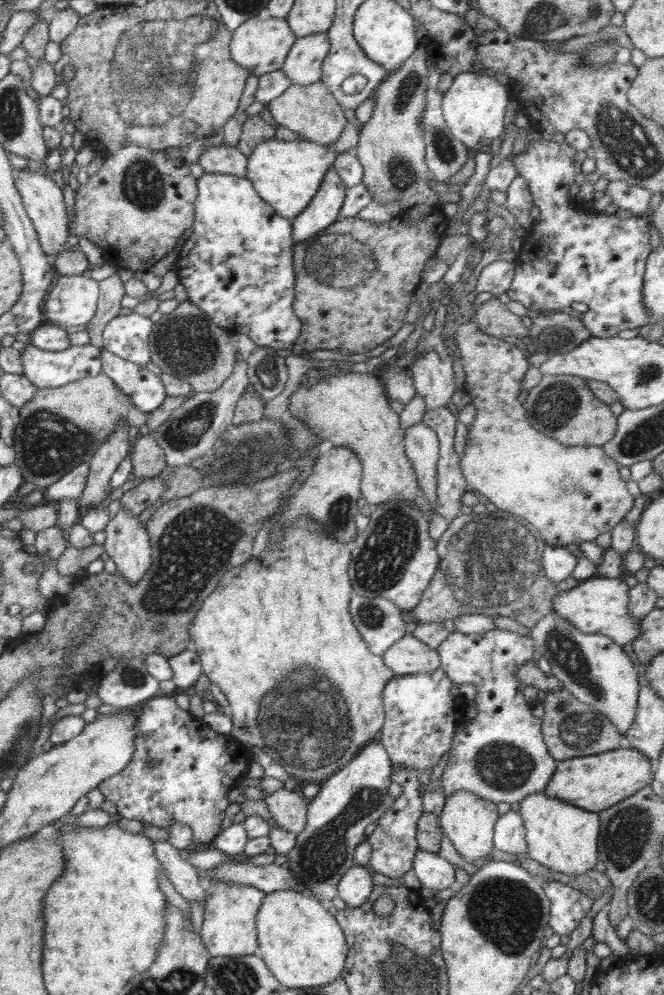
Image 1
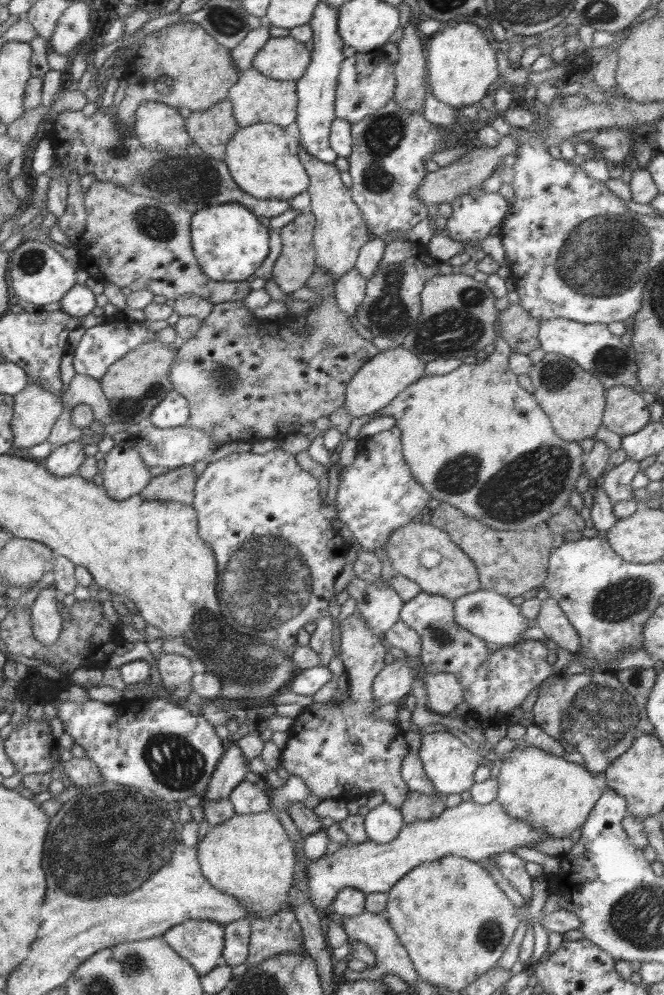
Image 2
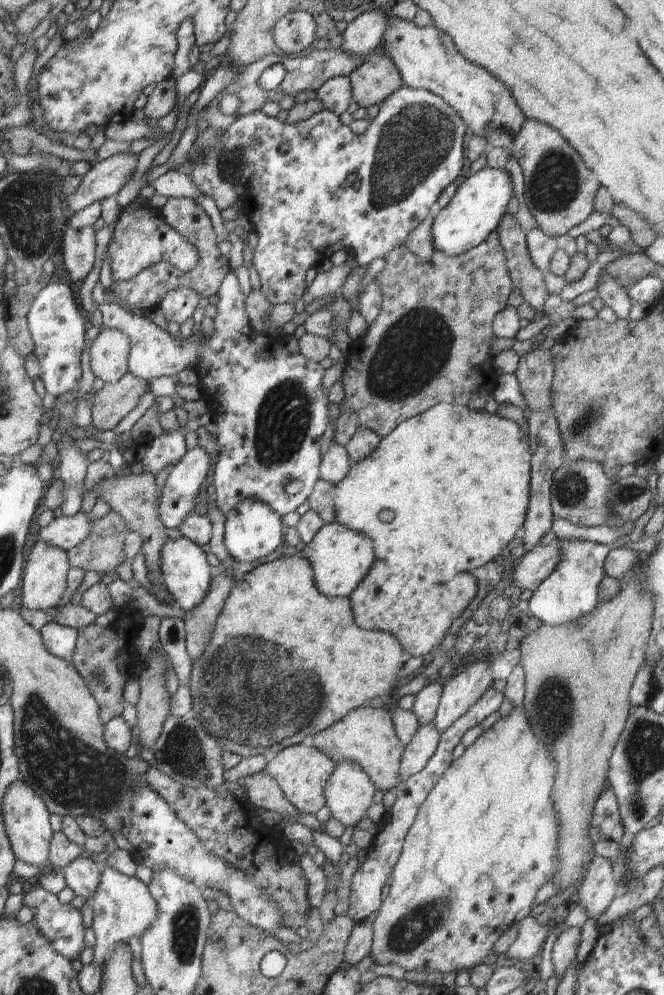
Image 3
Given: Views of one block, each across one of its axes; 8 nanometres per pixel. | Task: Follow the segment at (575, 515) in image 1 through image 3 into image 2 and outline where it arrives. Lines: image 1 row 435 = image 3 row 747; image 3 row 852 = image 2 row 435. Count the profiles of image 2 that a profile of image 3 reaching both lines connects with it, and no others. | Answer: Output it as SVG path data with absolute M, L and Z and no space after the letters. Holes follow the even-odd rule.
M500 336L494 342L495 351L488 354L482 362L476 362L472 364L461 363L461 365L452 372L443 375L422 375L414 384L411 384L394 397L394 400L390 401L390 404L386 405L386 408L378 411L373 415L366 415L359 418L354 418L350 426L344 435L344 440L358 439L359 432L362 426L378 417L392 416L396 419L396 426L401 430L401 443L404 460L410 467L411 475L417 479L422 485L422 488L429 492L431 498L446 502L461 510L464 514L471 516L472 518L481 520L486 526L493 529L505 530L505 531L524 531L535 527L537 524L544 522L552 515L557 515L562 508L569 504L570 492L575 487L576 480L582 472L583 462L585 460L582 448L578 445L578 442L570 442L559 437L554 432L554 427L551 425L550 419L544 413L544 410L537 403L533 393L528 392L522 388L517 381L517 375L510 370L509 356L512 353L509 344Z

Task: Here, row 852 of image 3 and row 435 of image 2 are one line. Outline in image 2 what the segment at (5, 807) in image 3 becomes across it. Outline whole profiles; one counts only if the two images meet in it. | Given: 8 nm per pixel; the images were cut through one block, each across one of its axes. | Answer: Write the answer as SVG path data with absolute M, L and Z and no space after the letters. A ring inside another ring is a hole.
M30 381L13 399L13 445L29 449L46 441L63 411L61 395Z

